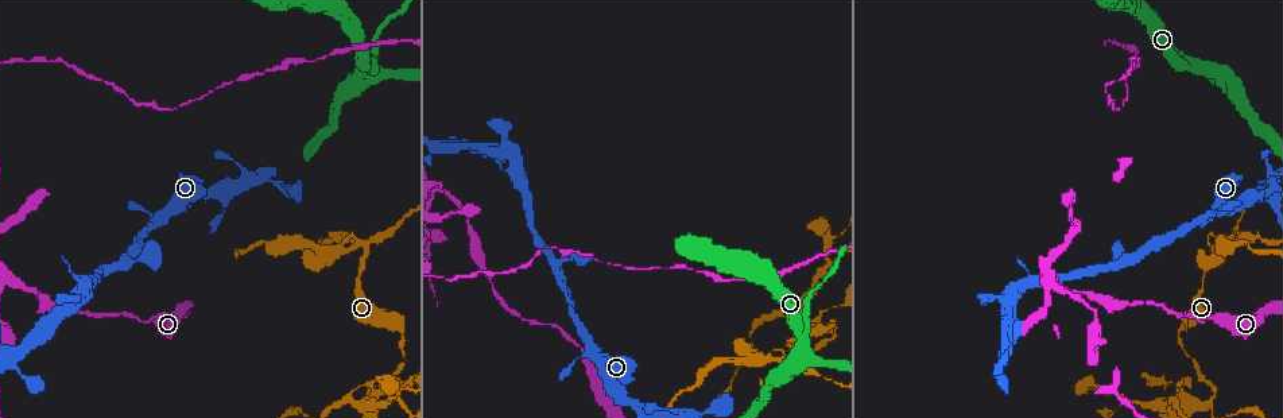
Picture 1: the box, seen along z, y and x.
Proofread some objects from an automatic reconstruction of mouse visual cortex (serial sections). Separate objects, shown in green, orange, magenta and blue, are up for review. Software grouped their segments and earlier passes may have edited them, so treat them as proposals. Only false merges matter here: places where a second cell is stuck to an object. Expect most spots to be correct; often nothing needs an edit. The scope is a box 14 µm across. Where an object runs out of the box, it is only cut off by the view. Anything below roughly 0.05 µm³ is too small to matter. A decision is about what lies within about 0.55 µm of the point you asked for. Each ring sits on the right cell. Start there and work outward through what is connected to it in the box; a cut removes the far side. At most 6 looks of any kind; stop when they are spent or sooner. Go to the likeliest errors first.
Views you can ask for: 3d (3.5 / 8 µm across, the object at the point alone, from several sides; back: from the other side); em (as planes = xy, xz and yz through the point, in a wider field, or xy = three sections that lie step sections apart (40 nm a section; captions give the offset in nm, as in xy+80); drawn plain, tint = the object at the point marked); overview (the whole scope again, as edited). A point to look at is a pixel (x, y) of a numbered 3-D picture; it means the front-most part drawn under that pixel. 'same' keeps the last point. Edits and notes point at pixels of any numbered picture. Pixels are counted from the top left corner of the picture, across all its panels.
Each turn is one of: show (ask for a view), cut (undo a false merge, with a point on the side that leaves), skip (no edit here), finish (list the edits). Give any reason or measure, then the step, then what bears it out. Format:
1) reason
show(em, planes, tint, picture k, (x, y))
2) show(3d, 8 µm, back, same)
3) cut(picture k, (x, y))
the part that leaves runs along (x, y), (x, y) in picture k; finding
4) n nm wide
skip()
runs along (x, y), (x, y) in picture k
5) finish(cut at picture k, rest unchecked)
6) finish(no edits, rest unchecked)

sudden change in width
show(3d, 3.5 µm, back, picture 1, (366, 246))

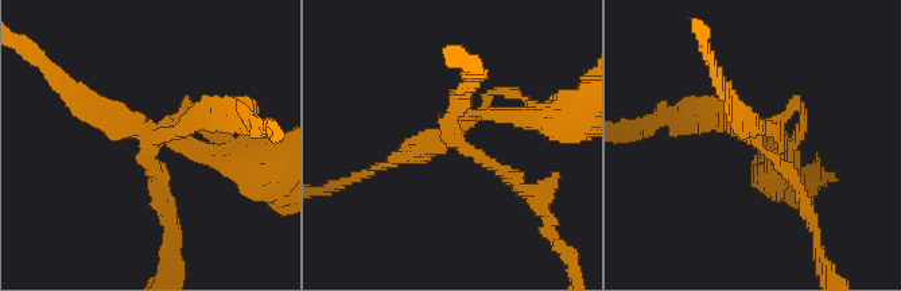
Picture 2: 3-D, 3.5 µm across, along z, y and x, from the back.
show(em, xy, step 2, tint, picture 2, (456, 140))

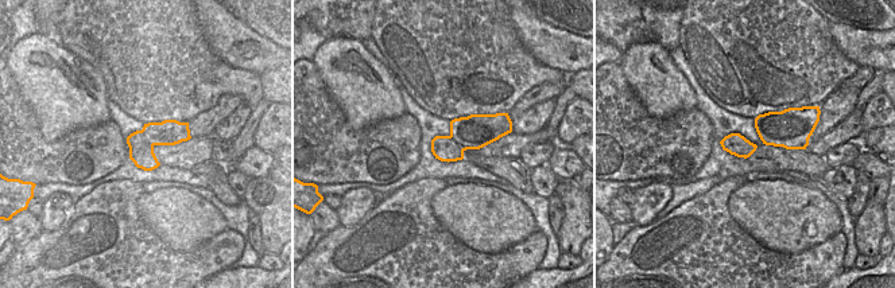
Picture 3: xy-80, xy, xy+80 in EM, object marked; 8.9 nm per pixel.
cut(picture 2, (103, 124))
two cells meet here

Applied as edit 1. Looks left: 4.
abrupt turn
show(3d, 8 µm, picture 1, (1048, 282))

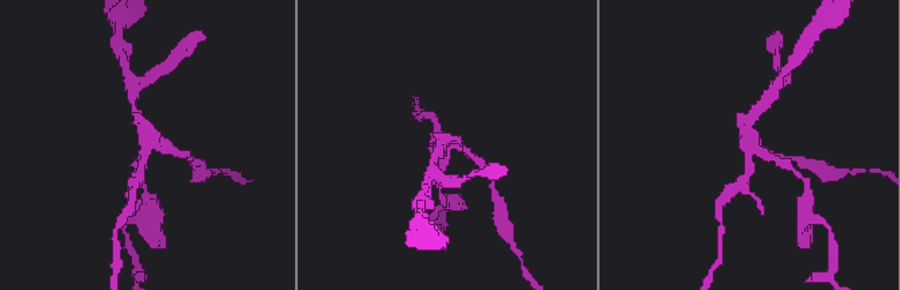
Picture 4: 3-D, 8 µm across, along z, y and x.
show(3d, 3.5 µm, picture 4, (457, 141))

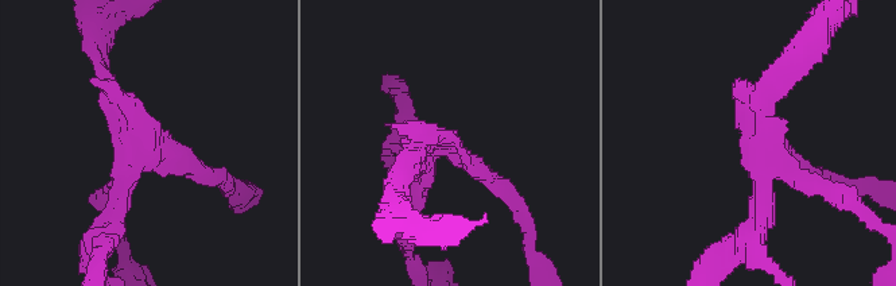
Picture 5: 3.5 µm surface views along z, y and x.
shape alone is not enough
show(em, xy, step 1, tint, picture 5, (151, 157))

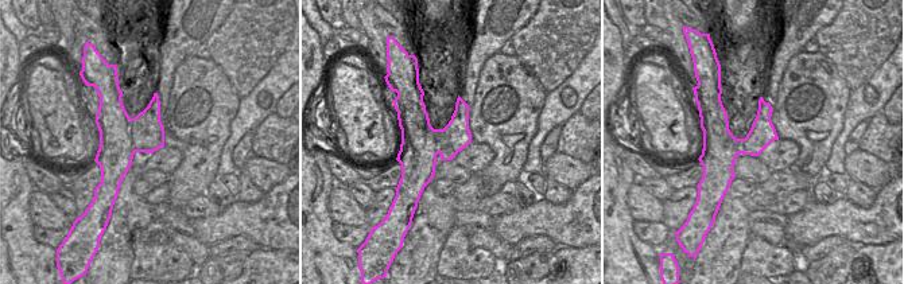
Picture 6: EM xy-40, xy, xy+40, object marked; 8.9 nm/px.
cut(picture 5, (768, 204))
the part that leaves runs along (435, 146), (402, 232), (406, 248) in picture 5; two cells meet here

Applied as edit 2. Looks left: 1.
finish(cut at picture 2, cut at picture 5, rest unchecked)

